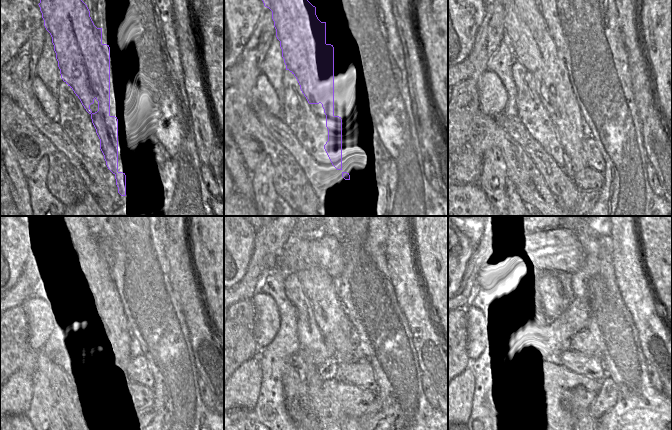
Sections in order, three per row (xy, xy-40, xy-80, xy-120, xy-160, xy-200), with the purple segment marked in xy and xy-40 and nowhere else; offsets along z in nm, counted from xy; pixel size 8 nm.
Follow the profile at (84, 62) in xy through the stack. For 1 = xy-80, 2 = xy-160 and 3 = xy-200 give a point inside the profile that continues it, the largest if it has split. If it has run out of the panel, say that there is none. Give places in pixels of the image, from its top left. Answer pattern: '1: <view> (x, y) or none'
1: xy-80 (526, 31)
2: xy-160 (341, 338)
3: xy-200 (550, 300)

